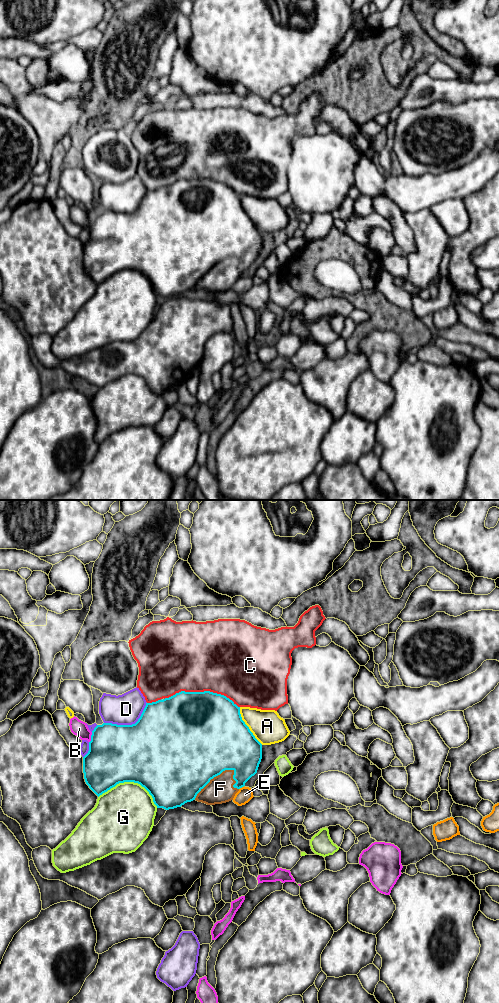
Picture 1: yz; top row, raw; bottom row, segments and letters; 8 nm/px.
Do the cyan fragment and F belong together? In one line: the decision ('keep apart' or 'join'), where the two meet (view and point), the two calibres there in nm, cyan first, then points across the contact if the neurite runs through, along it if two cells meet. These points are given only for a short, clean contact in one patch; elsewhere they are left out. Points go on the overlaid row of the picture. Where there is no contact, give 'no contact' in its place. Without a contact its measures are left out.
join | yz (212, 778) | 500/220 nm

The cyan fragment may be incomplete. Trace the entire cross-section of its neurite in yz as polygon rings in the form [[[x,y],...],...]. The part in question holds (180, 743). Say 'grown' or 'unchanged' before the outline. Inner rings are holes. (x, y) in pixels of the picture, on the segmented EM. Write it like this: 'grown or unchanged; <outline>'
grown; [[[181,691],[175,695],[146,703],[135,724],[103,723],[92,731],[89,751],[83,757],[86,784],[99,797],[119,783],[134,782],[144,787],[157,808],[181,807],[196,800],[207,805],[233,800],[235,794],[257,773],[262,759],[262,744],[242,720],[240,707],[224,695]]]

